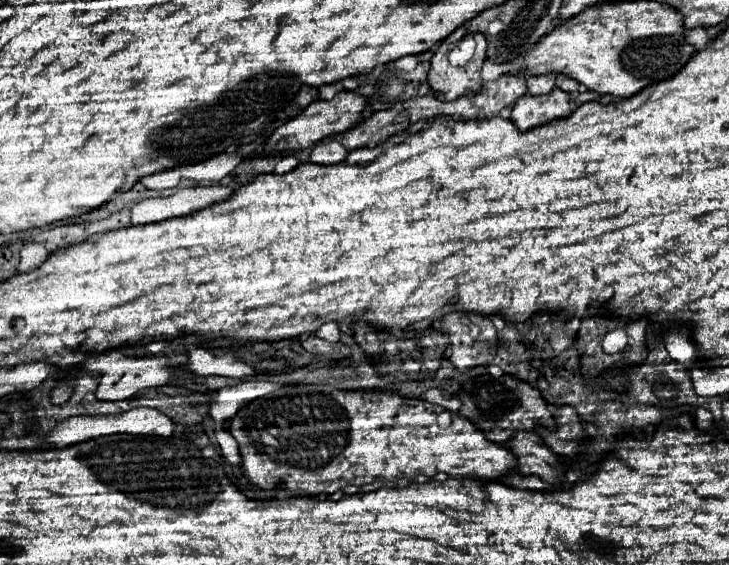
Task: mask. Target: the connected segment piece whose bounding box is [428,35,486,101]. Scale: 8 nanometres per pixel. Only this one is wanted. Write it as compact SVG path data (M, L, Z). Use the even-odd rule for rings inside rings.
M474 35L476 39L476 53L464 67L452 67L448 63L448 45L442 43L440 49L432 57L432 65L428 71L428 83L432 91L442 101L456 99L460 95L466 95L470 89L480 87L480 69L482 61L486 59L486 39L482 35Z

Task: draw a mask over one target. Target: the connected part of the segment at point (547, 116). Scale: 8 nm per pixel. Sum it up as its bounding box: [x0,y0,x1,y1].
[510,87,570,131]

